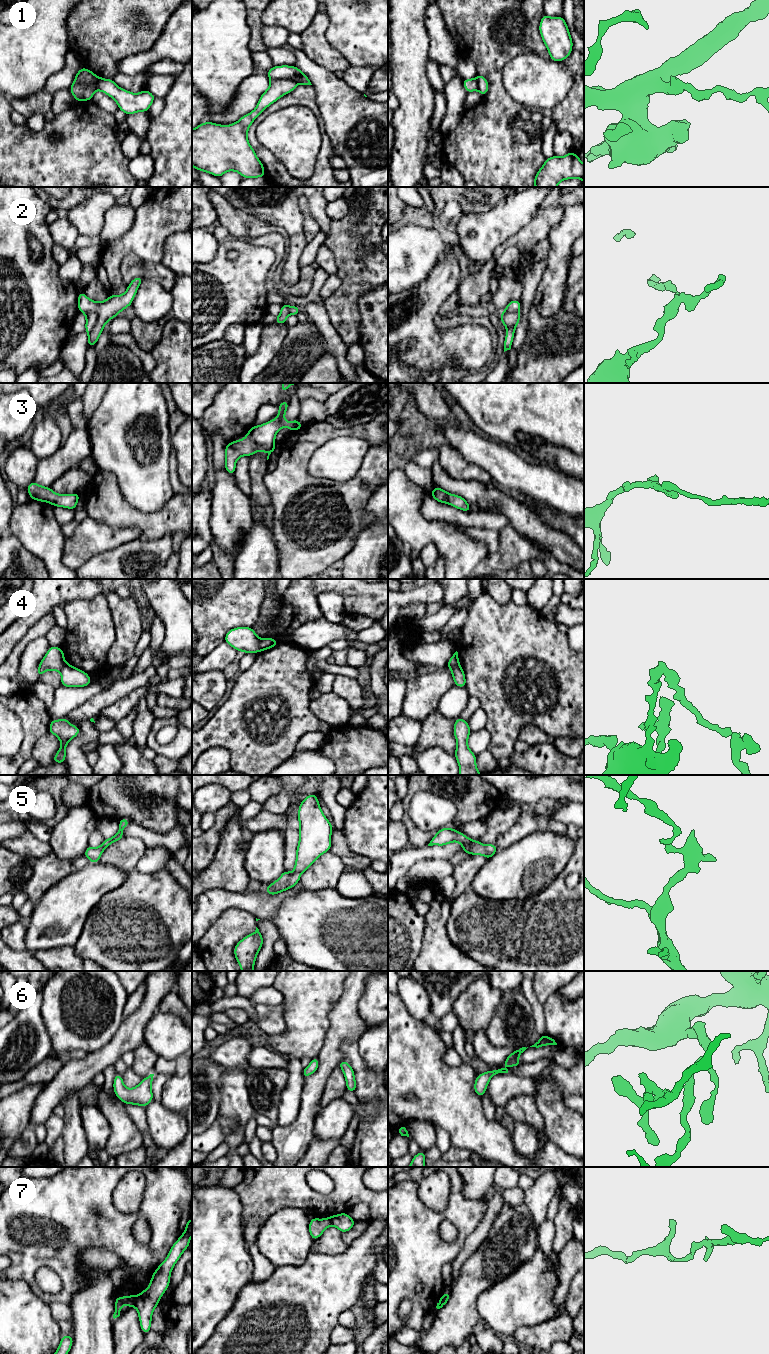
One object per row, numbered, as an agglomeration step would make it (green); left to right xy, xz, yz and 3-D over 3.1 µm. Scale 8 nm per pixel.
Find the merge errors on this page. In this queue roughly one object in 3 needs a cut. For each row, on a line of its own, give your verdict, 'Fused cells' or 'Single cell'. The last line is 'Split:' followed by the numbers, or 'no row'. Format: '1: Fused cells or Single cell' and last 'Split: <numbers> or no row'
1: Fused cells
2: Fused cells
3: Single cell
4: Fused cells
5: Single cell
6: Single cell
7: Fused cells
Split: 1, 2, 4, 7

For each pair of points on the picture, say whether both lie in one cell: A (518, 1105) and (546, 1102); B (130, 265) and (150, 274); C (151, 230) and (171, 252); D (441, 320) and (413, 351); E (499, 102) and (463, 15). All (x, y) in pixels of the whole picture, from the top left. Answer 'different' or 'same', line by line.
A: different
B: same
C: different
D: different
E: same

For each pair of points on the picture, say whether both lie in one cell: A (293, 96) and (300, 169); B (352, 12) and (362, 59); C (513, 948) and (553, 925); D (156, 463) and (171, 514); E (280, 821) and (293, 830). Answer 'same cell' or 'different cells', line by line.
A: different cells
B: same cell
C: same cell
D: different cells
E: different cells

